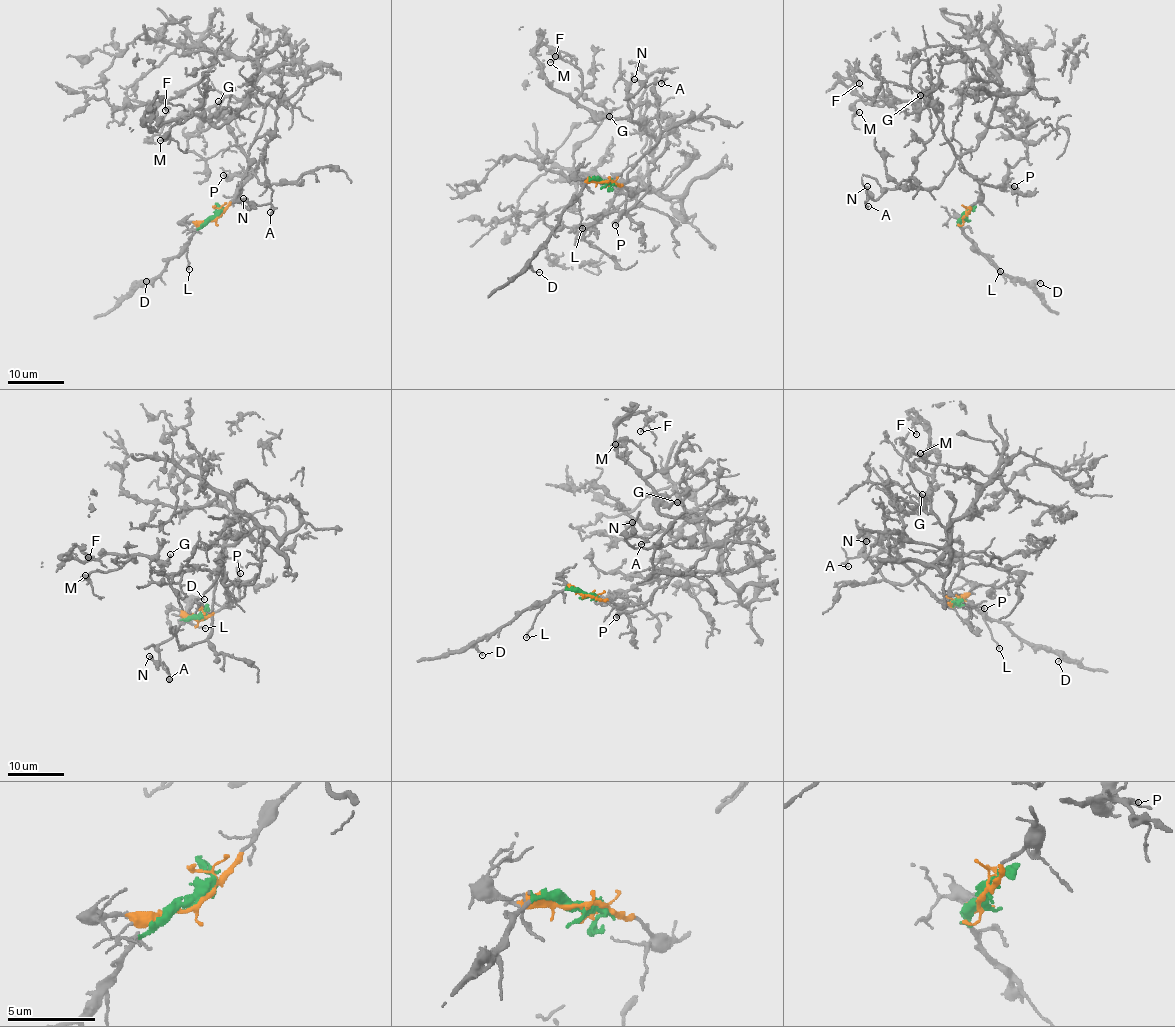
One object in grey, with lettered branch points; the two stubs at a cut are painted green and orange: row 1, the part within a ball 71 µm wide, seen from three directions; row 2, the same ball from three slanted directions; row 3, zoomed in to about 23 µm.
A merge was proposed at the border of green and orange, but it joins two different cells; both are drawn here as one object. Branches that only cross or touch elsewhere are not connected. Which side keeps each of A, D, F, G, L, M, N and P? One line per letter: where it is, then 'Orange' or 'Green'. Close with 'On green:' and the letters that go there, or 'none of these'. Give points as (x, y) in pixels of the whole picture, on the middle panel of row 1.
A: Place: (661, 83). Orange
D: Place: (539, 272). Green
F: Place: (555, 56). Orange
G: Place: (609, 116). Orange
L: Place: (582, 228). Green
M: Place: (550, 62). Orange
N: Place: (634, 79). Orange
P: Place: (615, 225). Orange
On green: D, L

